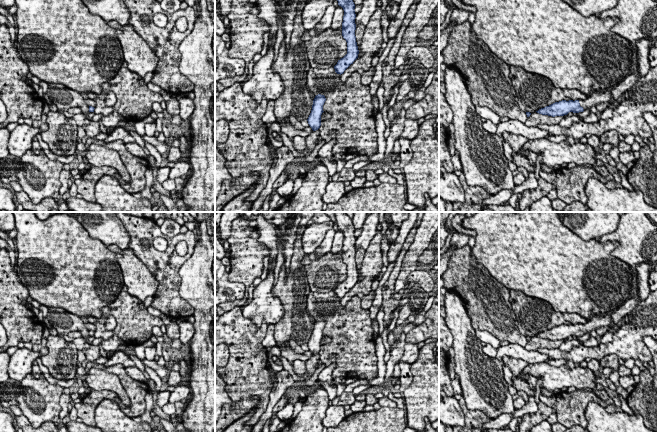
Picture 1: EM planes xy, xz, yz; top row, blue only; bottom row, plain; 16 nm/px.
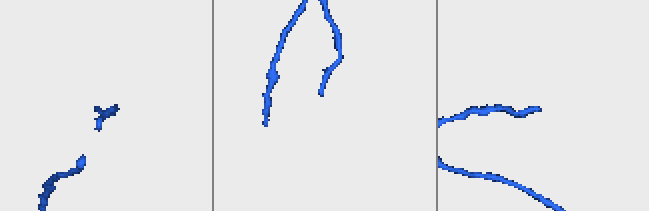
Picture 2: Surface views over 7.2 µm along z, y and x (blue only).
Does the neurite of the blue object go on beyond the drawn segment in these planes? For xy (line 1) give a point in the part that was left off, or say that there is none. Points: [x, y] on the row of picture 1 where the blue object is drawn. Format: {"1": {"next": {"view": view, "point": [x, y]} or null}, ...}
{"1": {"next": {"view": "xy", "point": [89, 102]}}}

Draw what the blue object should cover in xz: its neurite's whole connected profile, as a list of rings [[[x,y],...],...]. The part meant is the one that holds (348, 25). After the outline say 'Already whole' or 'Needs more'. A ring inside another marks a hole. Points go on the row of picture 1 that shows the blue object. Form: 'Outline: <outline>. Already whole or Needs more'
Outline: [[[337,0],[338,5],[344,10],[342,22],[342,36],[347,42],[347,54],[338,60],[334,66],[337,74],[343,74],[344,71],[358,58],[359,50],[356,42],[355,30],[355,4],[353,0]]]. Already whole

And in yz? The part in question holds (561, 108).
Outline: [[[600,90],[600,91],[593,91],[592,94],[586,97],[584,100],[562,100],[559,102],[555,102],[549,106],[539,109],[536,111],[542,115],[548,116],[564,116],[567,115],[569,112],[579,113],[583,112],[587,108],[591,108],[593,106],[597,106],[598,104],[608,103],[612,101],[613,97],[611,94],[611,90]]]. Needs more

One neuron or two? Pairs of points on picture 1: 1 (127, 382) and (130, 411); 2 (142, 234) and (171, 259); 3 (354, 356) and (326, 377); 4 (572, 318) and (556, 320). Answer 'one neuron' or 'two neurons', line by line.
1: one neuron
2: one neuron
3: two neurons
4: one neuron

